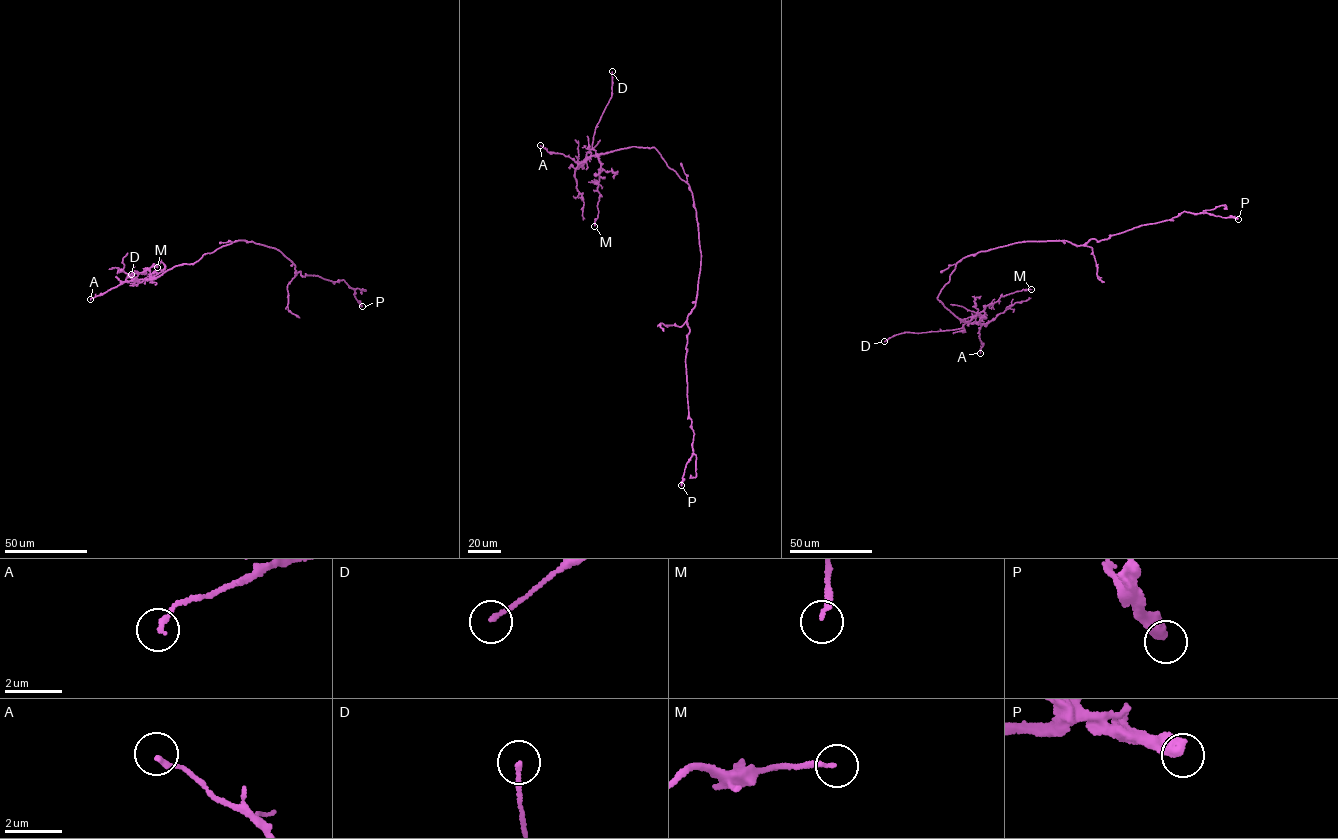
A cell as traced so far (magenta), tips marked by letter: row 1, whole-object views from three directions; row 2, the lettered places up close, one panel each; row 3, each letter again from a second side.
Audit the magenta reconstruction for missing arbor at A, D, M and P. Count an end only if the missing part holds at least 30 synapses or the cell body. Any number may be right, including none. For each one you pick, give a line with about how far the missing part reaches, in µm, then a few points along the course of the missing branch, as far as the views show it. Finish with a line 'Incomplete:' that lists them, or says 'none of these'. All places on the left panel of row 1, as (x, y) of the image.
D: Missing length about 90 µm. Course of what is missing: (131, 274), (129, 287), (144, 295), (146, 293), (134, 294), (147, 264), (143, 252)
Incomplete: D

